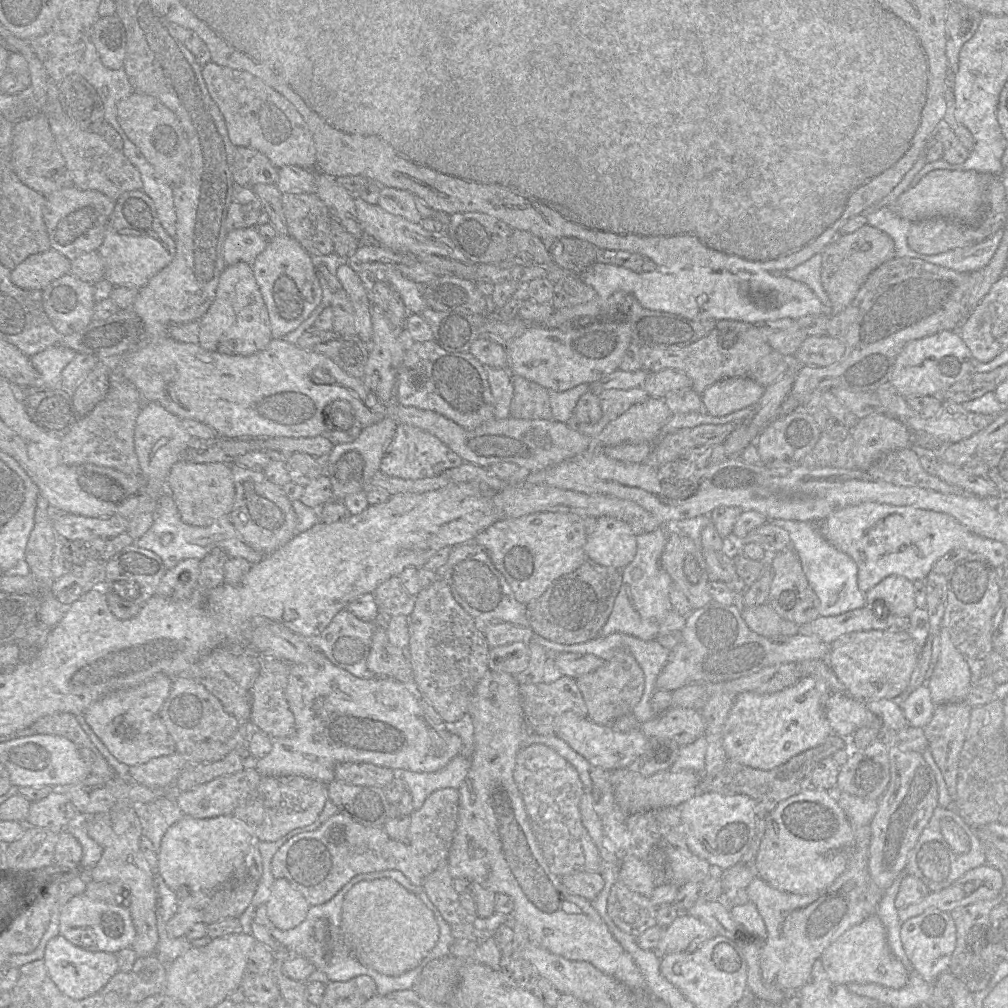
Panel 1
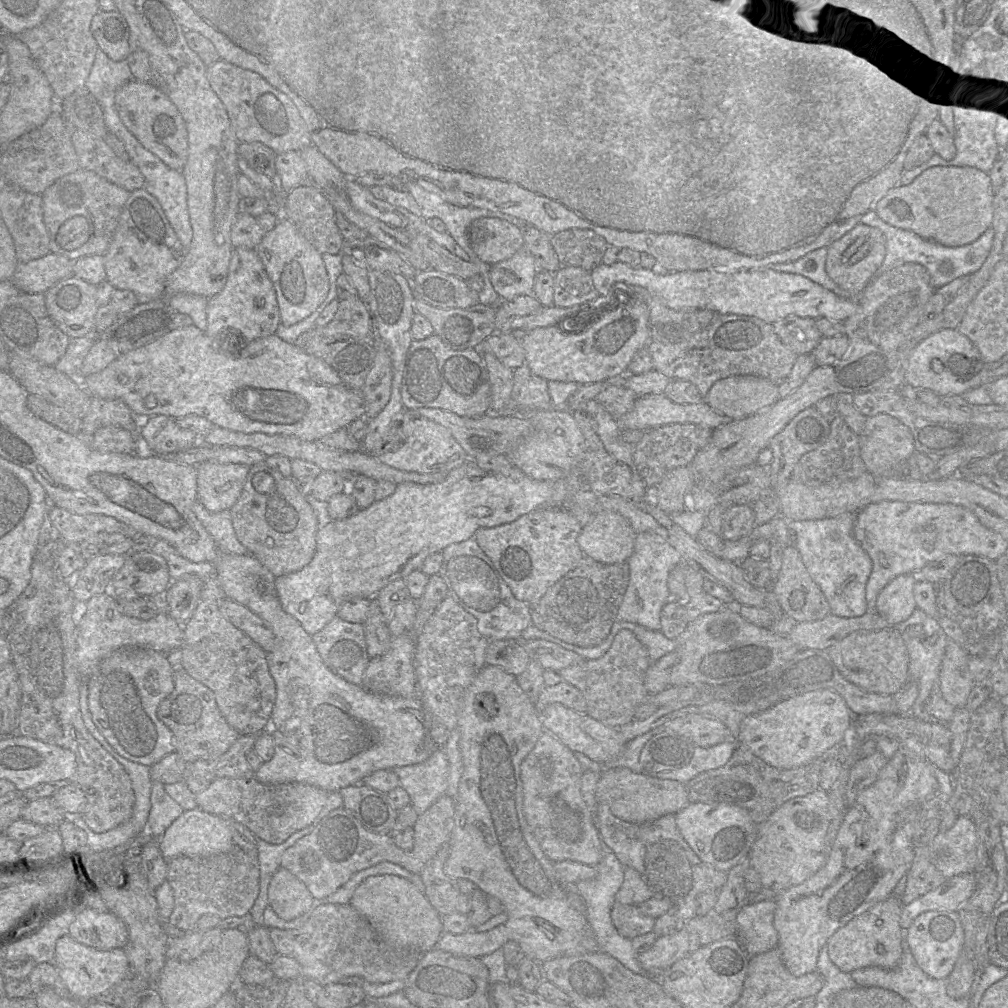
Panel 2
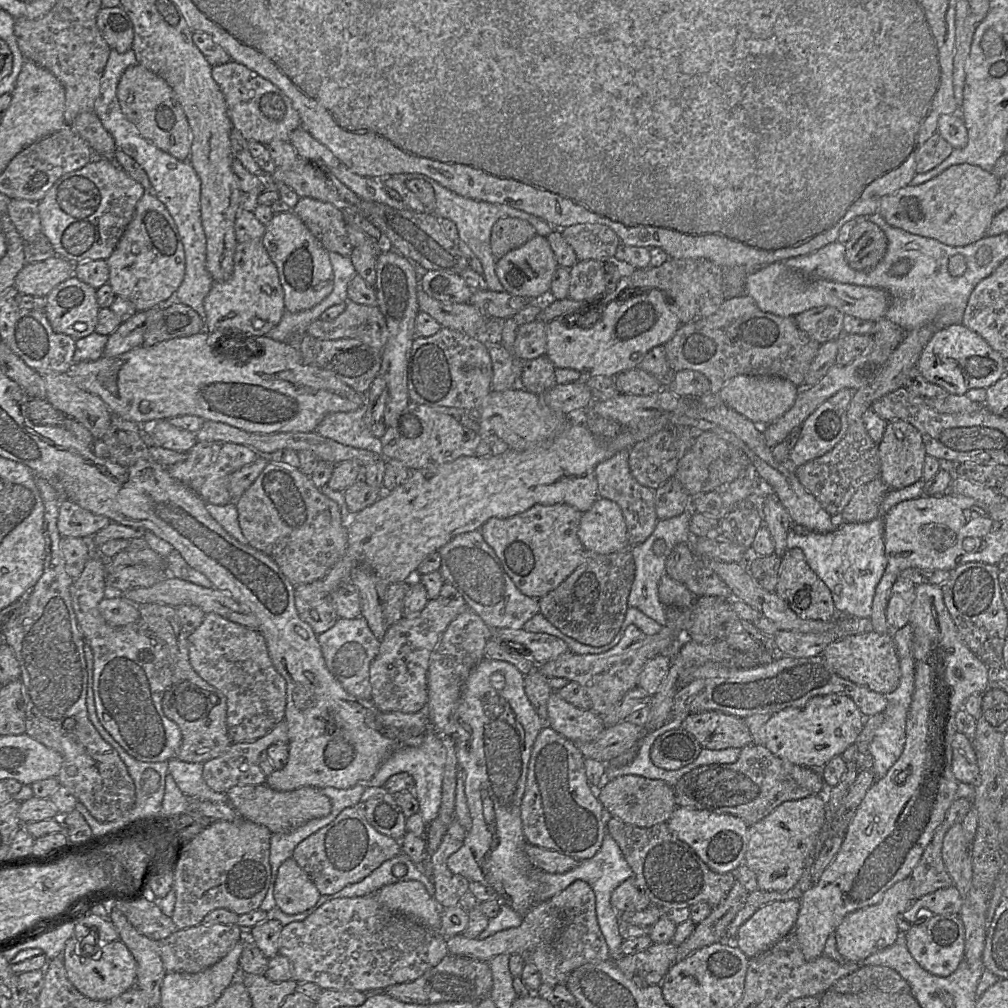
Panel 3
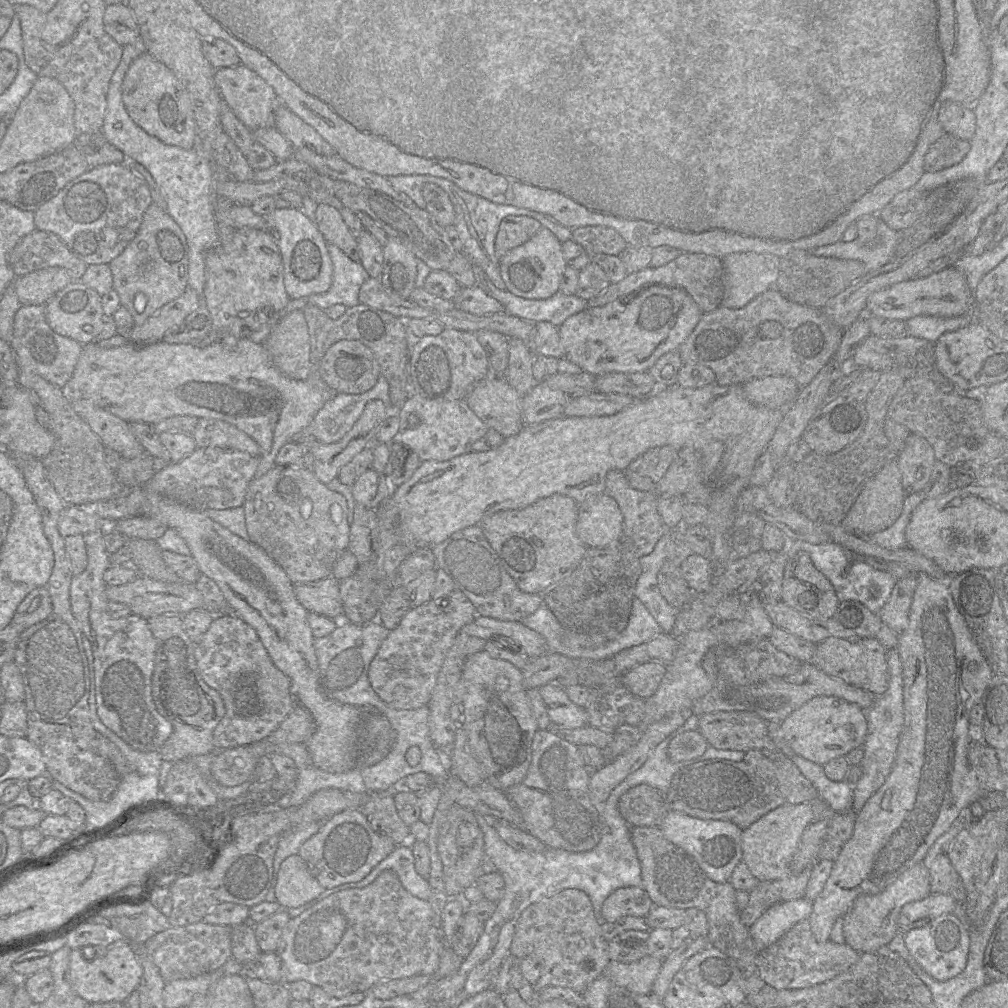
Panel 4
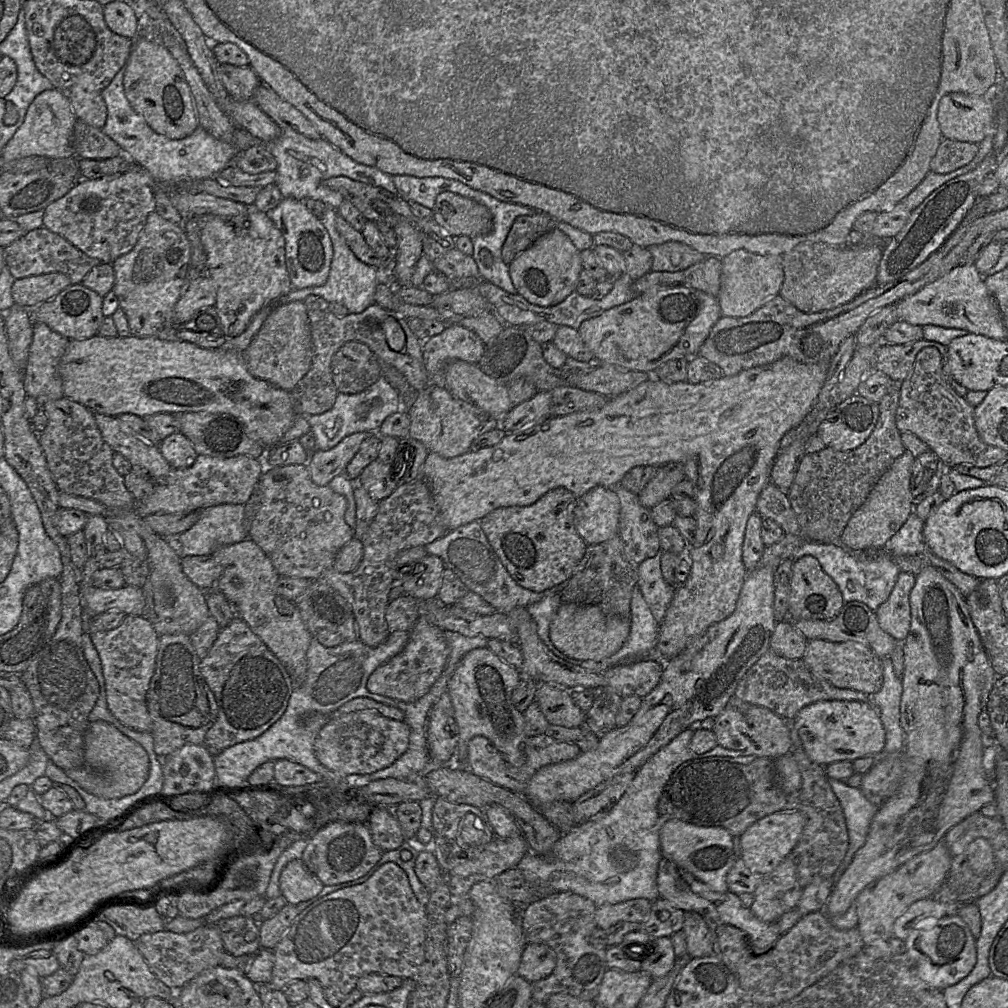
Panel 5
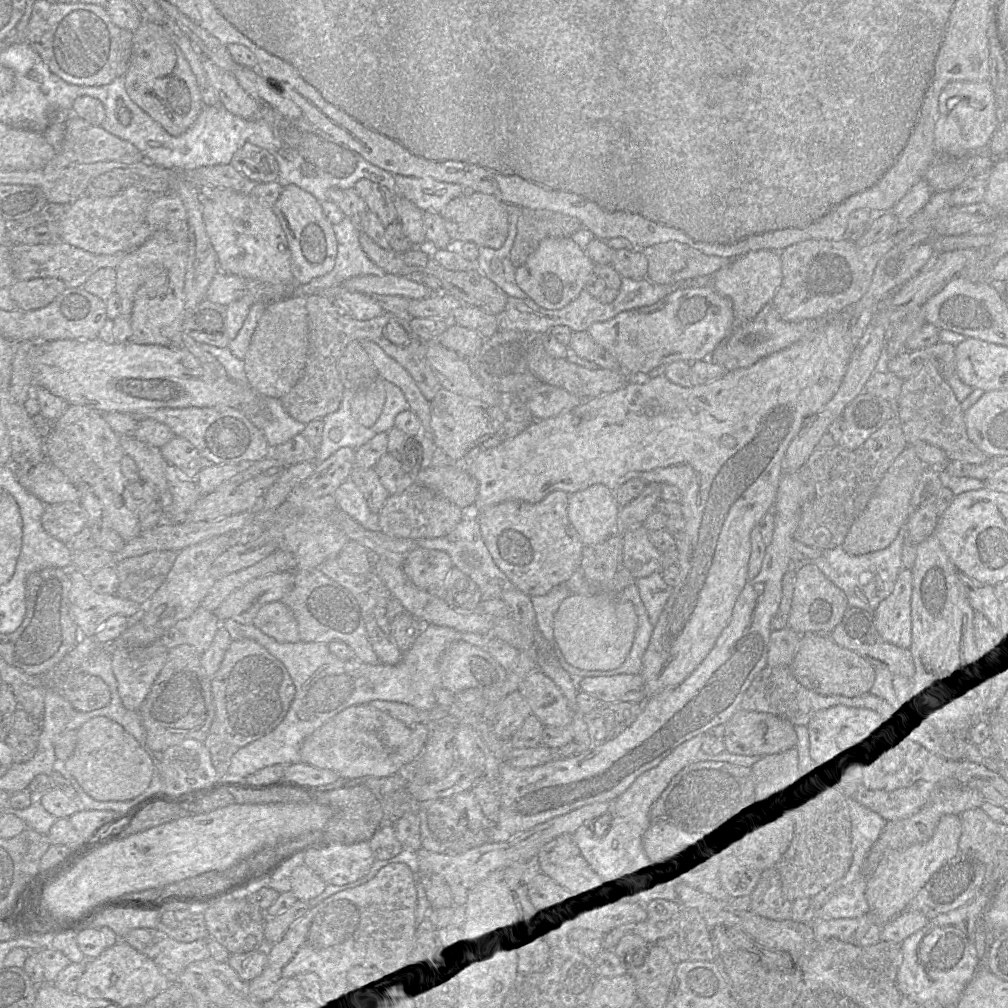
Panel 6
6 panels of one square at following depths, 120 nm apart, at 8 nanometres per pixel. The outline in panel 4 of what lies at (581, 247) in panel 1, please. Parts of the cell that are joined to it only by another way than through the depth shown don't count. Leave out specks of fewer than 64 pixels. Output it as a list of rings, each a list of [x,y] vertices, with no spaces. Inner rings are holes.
[[[585,226],[572,229],[571,239],[583,247],[591,261],[598,254],[618,256],[628,246],[615,229],[605,226]]]

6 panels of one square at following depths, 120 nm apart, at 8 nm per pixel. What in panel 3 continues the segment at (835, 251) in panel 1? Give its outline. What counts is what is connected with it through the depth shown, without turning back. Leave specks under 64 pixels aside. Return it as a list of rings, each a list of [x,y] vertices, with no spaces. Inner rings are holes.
[[[869,219],[859,223],[845,243],[845,259],[856,271],[875,267],[885,255],[887,238]]]

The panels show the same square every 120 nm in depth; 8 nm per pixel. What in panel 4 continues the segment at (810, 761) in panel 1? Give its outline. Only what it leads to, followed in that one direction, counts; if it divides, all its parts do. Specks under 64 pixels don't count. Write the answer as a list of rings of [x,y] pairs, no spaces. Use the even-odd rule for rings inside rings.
[[[761,749],[746,752],[739,762],[710,759],[683,768],[673,776],[665,804],[668,811],[703,820],[729,821],[744,831],[782,805],[811,803],[817,797],[817,789],[790,758],[778,749]]]

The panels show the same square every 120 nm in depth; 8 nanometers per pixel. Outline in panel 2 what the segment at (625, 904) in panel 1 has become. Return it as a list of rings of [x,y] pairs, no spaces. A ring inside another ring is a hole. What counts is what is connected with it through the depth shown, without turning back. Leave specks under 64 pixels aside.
[[[614,902],[611,919],[618,933],[628,939],[654,932],[656,919],[642,914],[638,905],[624,905]]]

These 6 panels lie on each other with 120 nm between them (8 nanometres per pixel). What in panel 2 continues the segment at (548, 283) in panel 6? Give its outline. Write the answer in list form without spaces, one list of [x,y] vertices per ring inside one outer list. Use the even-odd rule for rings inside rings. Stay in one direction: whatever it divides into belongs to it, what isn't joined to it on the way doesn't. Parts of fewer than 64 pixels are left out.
[[[523,247],[512,257],[492,264],[489,278],[500,301],[510,301],[533,292],[539,271],[534,257]]]

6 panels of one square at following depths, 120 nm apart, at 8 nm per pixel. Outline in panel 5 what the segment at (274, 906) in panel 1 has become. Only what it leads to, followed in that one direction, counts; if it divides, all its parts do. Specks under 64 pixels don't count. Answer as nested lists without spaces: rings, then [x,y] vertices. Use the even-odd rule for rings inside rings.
[[[295,859],[283,868],[279,887],[286,901],[297,905],[318,895],[324,884],[306,867],[302,859]]]

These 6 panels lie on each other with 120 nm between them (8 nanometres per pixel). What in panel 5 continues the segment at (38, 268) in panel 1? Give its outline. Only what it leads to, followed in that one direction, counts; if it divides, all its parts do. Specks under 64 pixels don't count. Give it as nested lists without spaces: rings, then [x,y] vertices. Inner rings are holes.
[[[51,272],[15,279],[11,294],[15,304],[32,309],[54,298],[70,284],[66,274]]]

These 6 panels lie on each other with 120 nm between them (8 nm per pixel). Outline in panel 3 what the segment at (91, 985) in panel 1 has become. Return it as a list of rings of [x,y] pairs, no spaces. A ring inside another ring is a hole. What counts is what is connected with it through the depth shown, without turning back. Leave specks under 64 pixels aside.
[[[72,936],[65,944],[61,959],[72,985],[92,1000],[108,1002],[135,986],[137,962],[120,939],[102,944],[99,954],[87,957],[80,954],[79,940]]]

